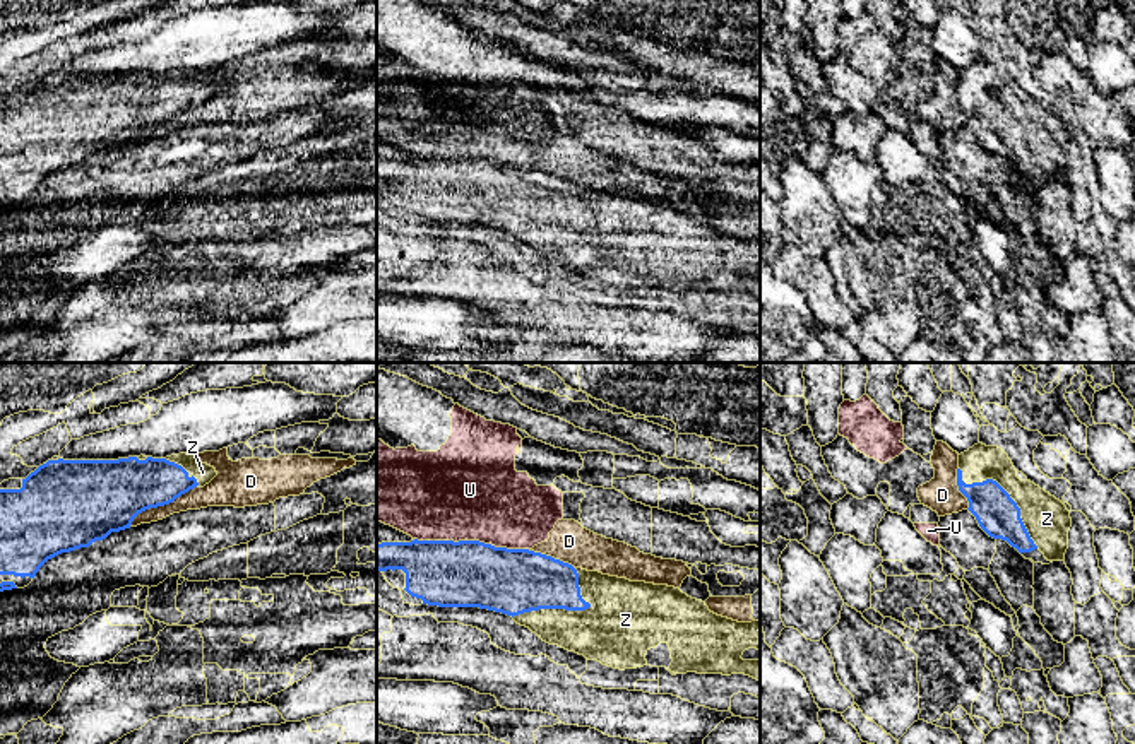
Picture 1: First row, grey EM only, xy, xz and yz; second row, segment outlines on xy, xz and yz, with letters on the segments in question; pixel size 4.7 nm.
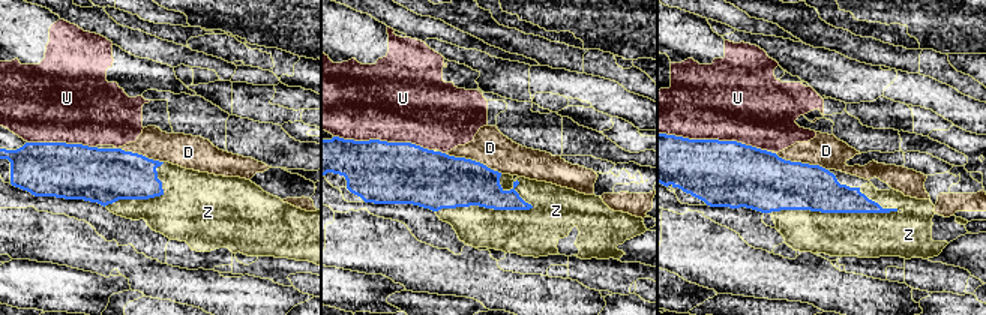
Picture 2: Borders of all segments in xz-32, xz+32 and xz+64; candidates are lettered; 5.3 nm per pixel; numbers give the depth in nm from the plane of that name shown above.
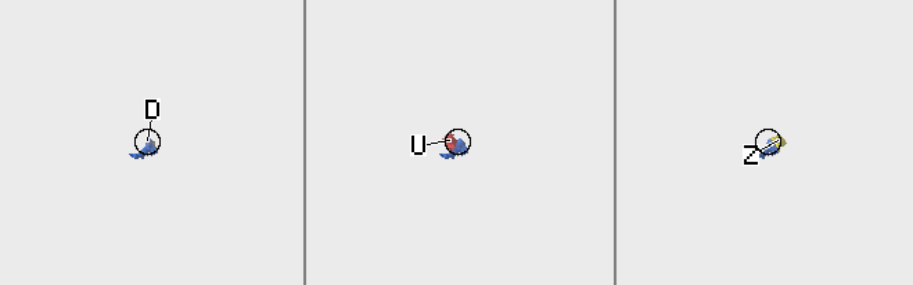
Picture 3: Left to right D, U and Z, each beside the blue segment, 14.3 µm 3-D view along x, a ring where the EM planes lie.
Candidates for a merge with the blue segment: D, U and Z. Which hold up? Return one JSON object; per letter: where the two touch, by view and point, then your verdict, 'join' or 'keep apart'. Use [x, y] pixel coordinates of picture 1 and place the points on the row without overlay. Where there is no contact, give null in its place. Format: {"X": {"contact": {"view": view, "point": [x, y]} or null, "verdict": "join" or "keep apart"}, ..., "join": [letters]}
{"D": {"contact": {"view": "xy", "point": [161, 122]}, "verdict": "keep apart"}, "U": {"contact": {"view": "xz", "point": [471, 158]}, "verdict": "keep apart"}, "Z": {"contact": {"view": "xz", "point": [569, 226]}, "verdict": "join"}, "join": ["Z"]}

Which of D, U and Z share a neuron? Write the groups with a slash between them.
D U / Z

